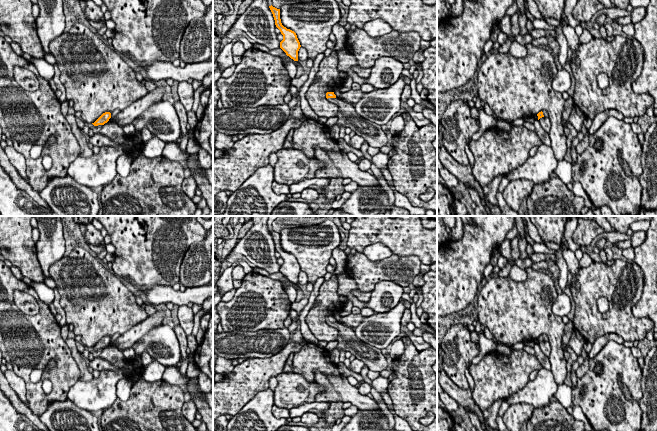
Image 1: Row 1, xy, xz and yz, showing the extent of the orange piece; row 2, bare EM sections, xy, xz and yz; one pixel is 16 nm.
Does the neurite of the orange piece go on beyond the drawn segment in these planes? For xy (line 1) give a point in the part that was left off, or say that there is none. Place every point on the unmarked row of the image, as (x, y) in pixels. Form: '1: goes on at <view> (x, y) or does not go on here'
1: does not go on here

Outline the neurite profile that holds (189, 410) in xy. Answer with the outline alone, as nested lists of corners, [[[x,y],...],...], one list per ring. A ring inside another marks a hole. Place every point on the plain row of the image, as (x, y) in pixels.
[[[193,399],[184,402],[182,407],[183,416],[192,423],[196,419],[197,408]]]

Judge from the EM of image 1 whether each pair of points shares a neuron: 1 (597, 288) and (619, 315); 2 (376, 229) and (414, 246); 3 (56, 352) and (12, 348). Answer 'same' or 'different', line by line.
1: same
2: same
3: same

